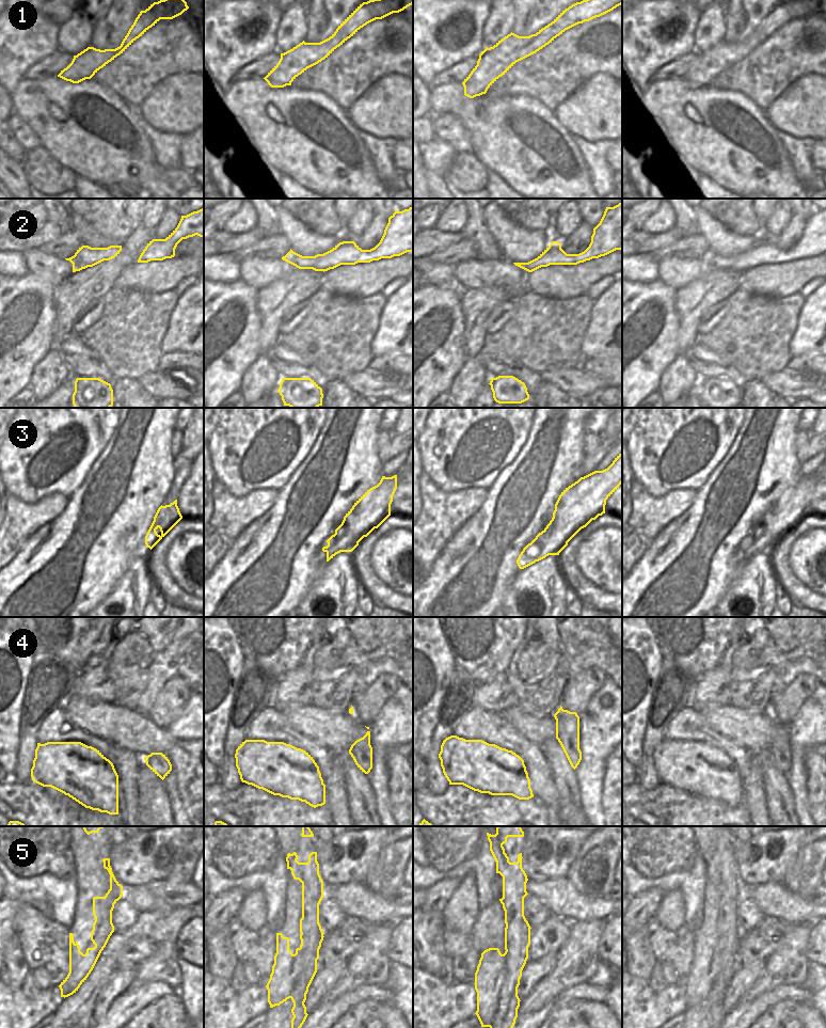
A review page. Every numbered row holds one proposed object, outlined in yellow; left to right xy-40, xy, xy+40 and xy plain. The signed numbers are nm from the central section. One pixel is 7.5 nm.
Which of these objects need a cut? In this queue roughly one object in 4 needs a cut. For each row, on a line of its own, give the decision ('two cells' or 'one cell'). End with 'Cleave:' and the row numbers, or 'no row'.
1: one cell
2: one cell
3: one cell
4: one cell
5: two cells
Cleave: 5

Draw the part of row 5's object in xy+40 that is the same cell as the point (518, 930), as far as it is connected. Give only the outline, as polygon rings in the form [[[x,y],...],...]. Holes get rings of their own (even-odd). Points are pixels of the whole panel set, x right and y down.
[[[517,912],[512,918],[505,918],[505,923],[507,977],[501,992],[498,1011],[490,1028],[513,1028],[515,1024],[521,1001],[518,987],[530,945],[531,928],[521,912]]]

